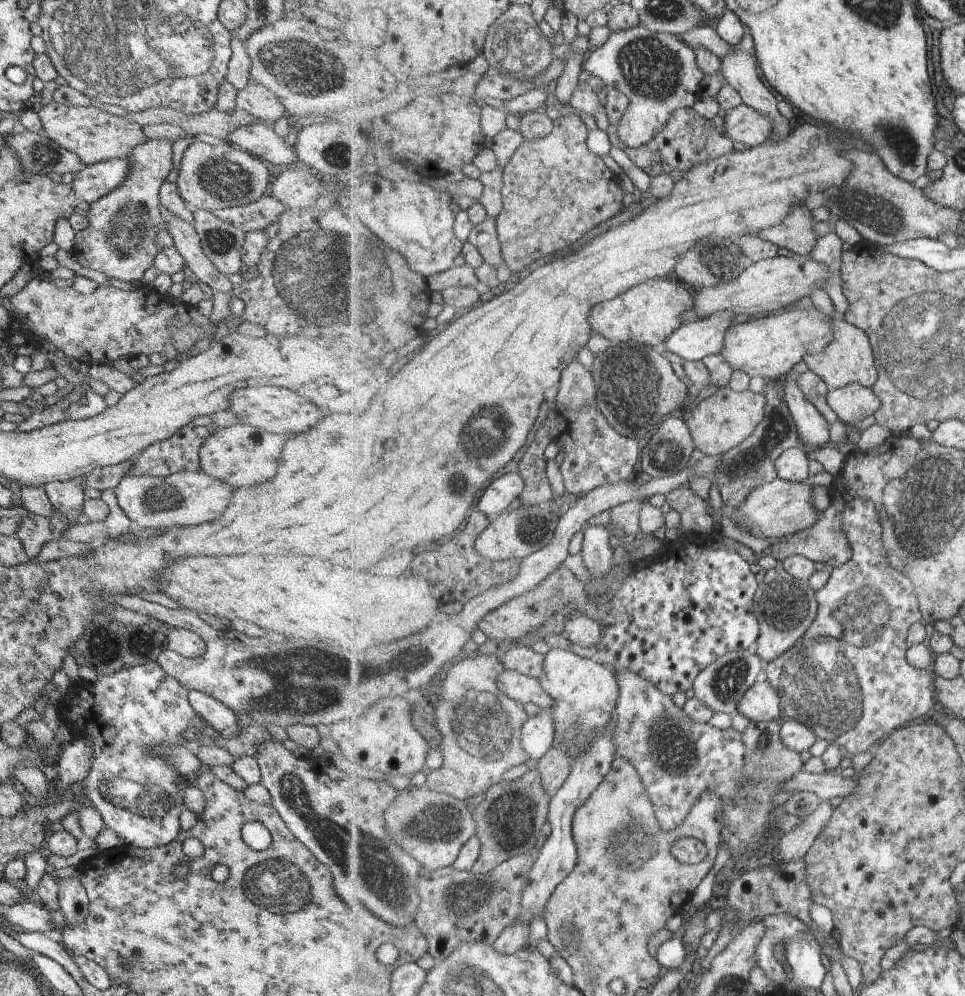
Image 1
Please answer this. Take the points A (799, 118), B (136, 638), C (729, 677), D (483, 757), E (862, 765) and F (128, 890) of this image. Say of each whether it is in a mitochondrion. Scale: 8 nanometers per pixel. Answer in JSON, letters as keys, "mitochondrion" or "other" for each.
{"A":"other","B":"other","C":"mitochondrion","D":"mitochondrion","E":"other","F":"other"}

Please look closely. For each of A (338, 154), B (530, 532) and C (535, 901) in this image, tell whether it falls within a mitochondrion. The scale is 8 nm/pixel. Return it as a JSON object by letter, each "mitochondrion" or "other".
{"A":"mitochondrion","B":"mitochondrion","C":"other"}

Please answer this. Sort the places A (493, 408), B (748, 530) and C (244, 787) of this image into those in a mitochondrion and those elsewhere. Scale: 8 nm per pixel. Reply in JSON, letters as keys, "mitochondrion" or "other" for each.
{"A":"mitochondrion","B":"other","C":"other"}

